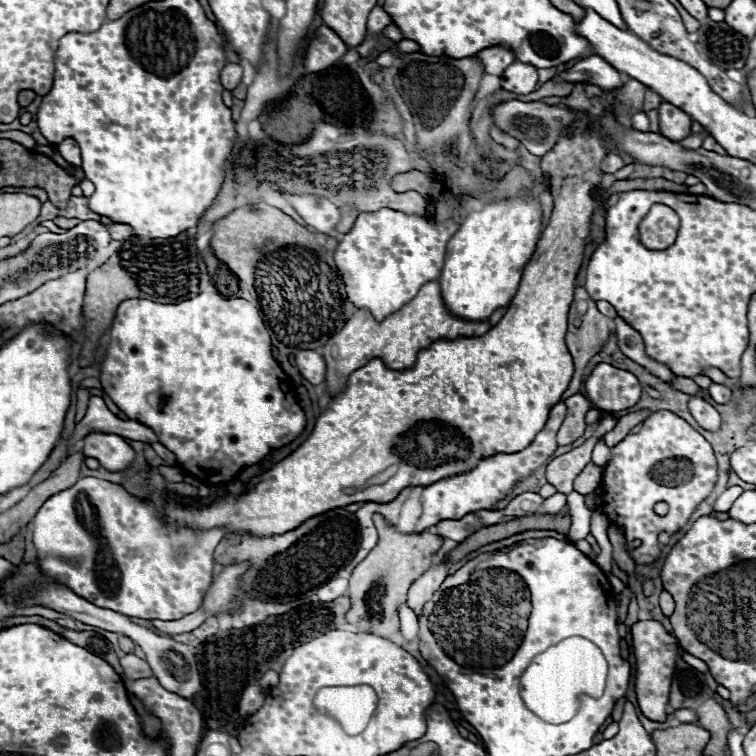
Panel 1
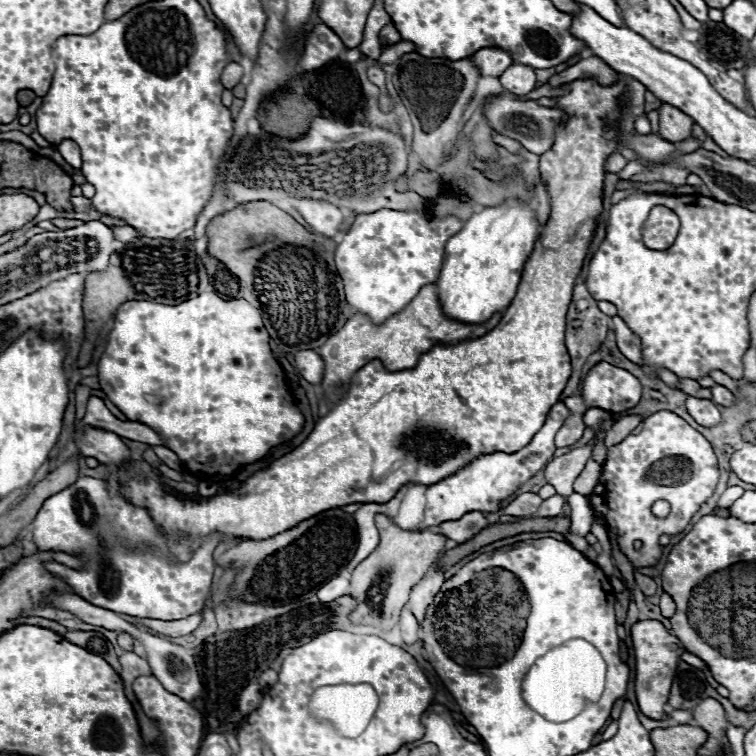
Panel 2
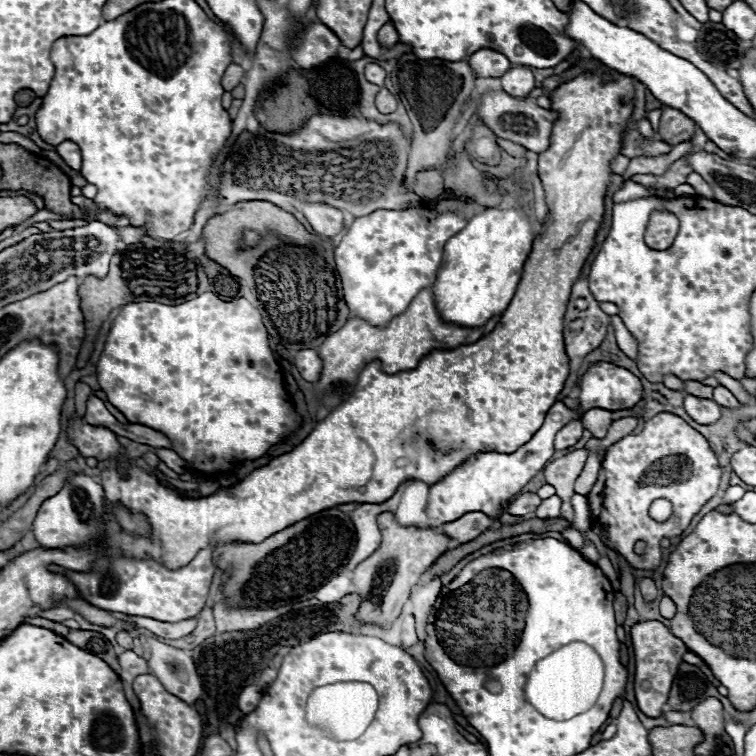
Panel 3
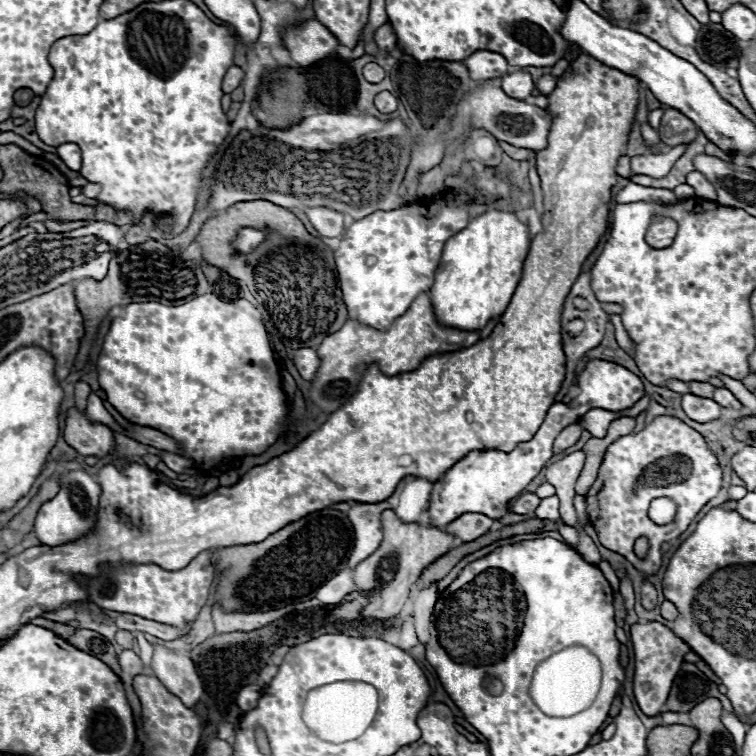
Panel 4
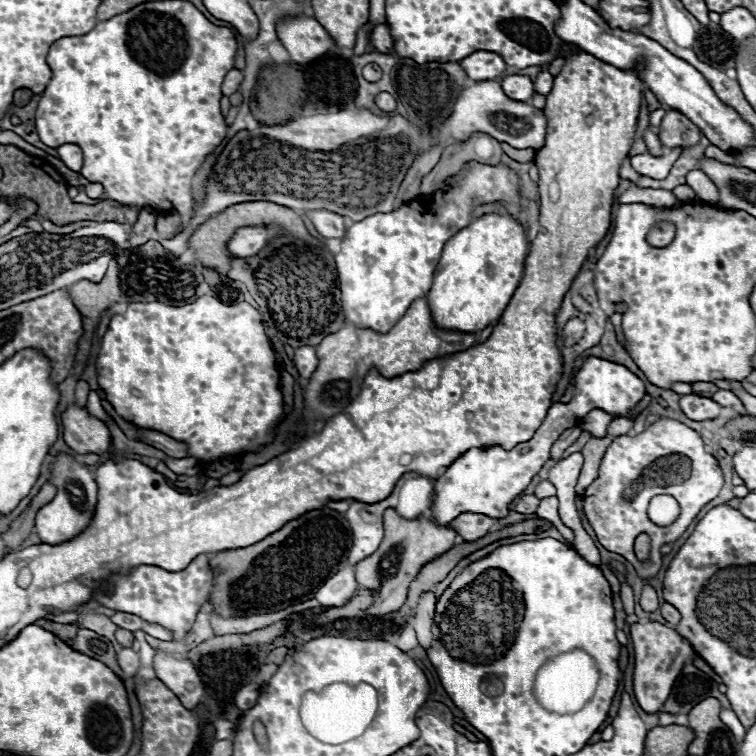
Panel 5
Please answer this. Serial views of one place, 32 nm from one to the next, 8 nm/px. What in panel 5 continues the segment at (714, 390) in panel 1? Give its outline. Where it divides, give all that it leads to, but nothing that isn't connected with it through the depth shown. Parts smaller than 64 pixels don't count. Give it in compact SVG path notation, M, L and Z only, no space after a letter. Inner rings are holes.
M718 390L718 392L712 396L712 400L716 400L716 402L718 402L720 406L724 406L724 408L730 408L730 410L746 416L746 410L744 410L744 404L740 402L740 398L734 396L734 394L728 392L728 390Z

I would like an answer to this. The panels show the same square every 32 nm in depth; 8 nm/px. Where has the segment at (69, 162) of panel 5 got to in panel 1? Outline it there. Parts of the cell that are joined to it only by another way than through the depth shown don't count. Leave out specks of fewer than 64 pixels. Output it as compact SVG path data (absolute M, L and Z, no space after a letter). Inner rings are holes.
M72 138L62 140L60 144L56 144L56 148L58 148L58 152L62 154L62 158L66 162L70 162L72 166L80 166L80 148Z

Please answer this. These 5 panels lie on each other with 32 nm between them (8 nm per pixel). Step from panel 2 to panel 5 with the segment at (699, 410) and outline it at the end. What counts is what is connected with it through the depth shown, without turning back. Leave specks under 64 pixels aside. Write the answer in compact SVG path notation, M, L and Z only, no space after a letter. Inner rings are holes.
M686 394L686 396L680 396L680 408L690 420L702 422L702 420L718 418L722 406L716 404L712 398L702 398L698 394Z

